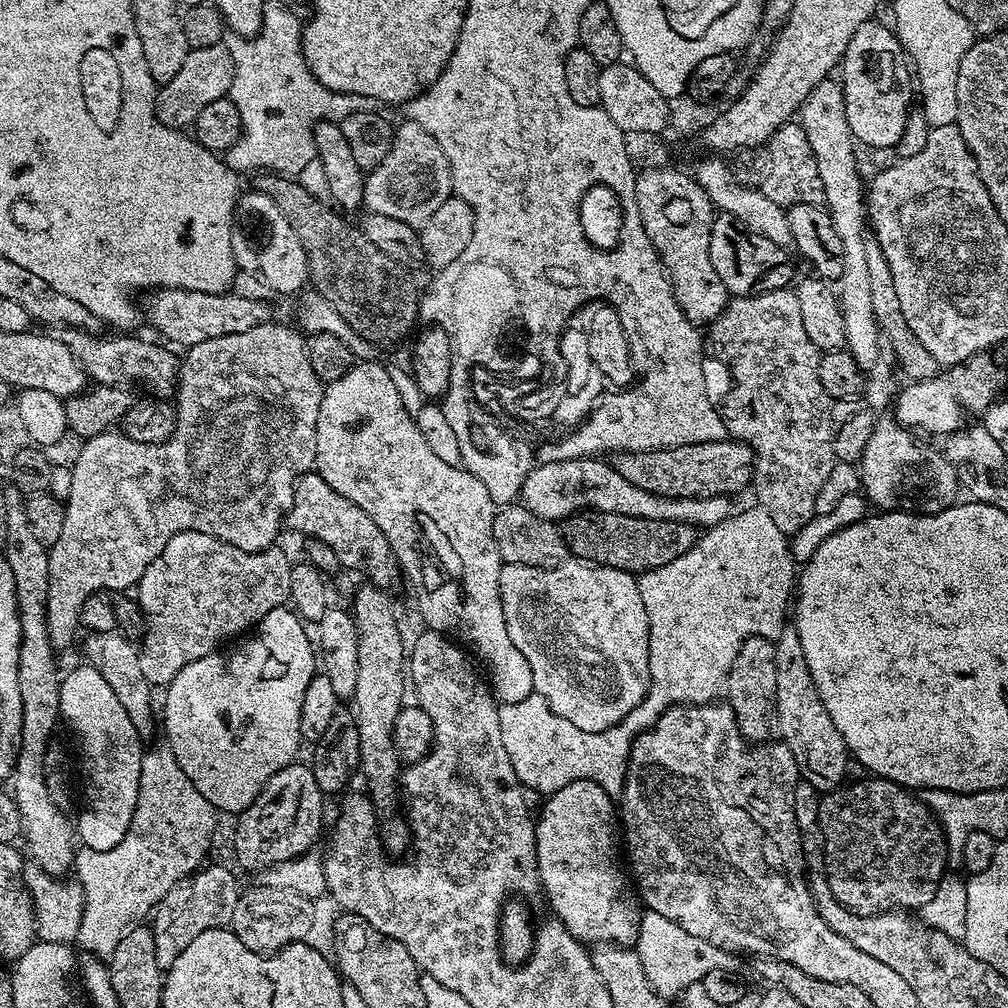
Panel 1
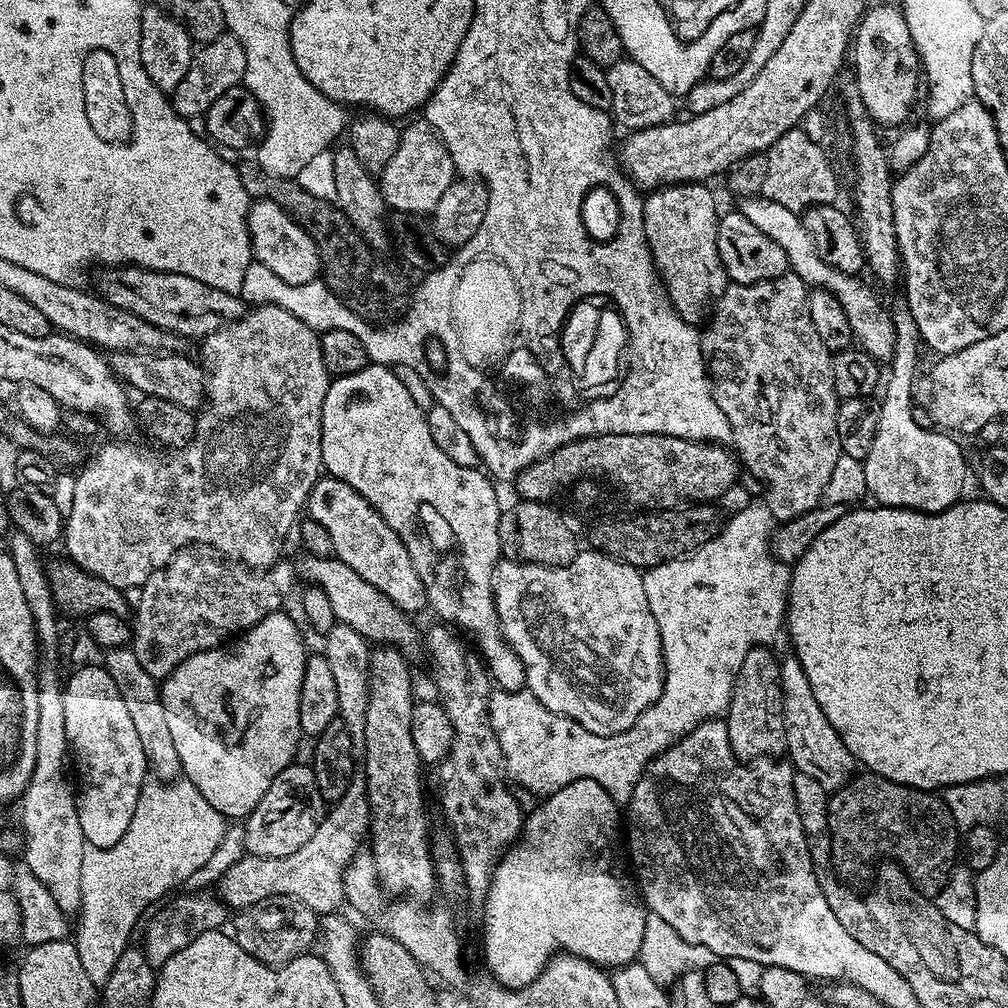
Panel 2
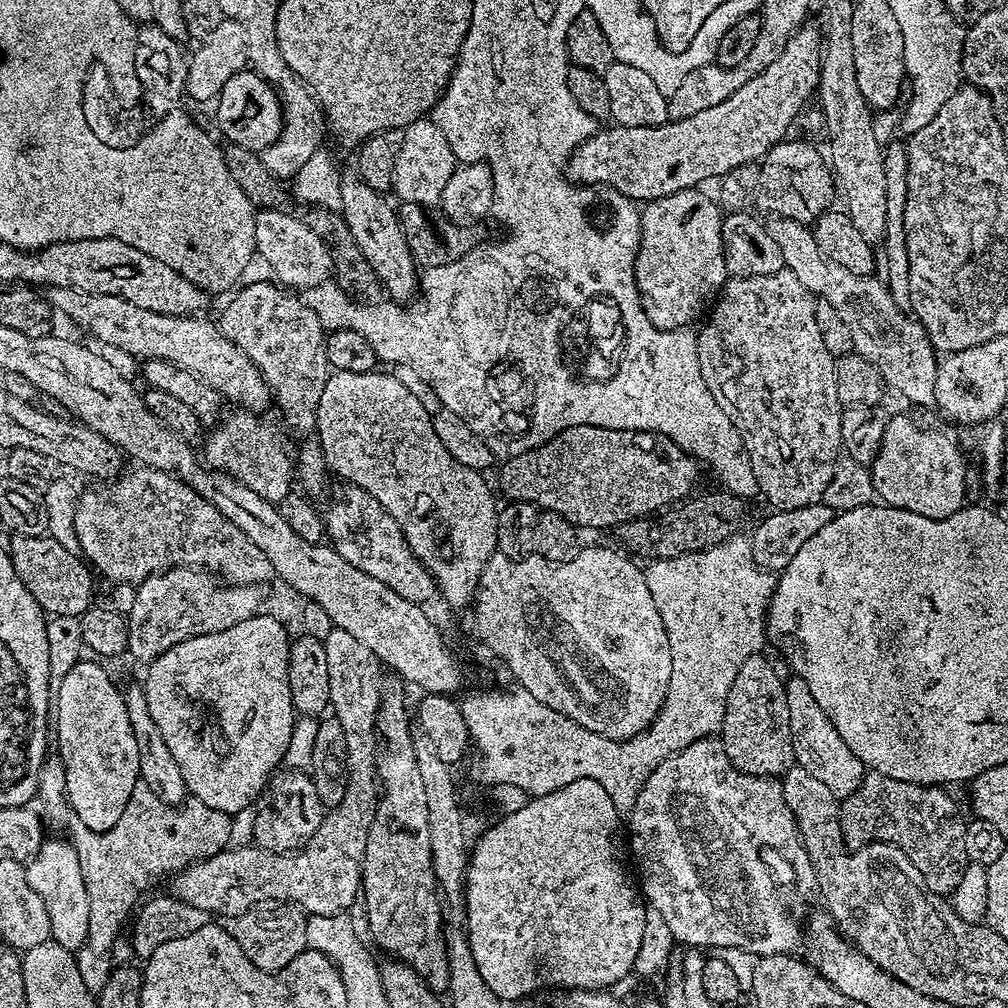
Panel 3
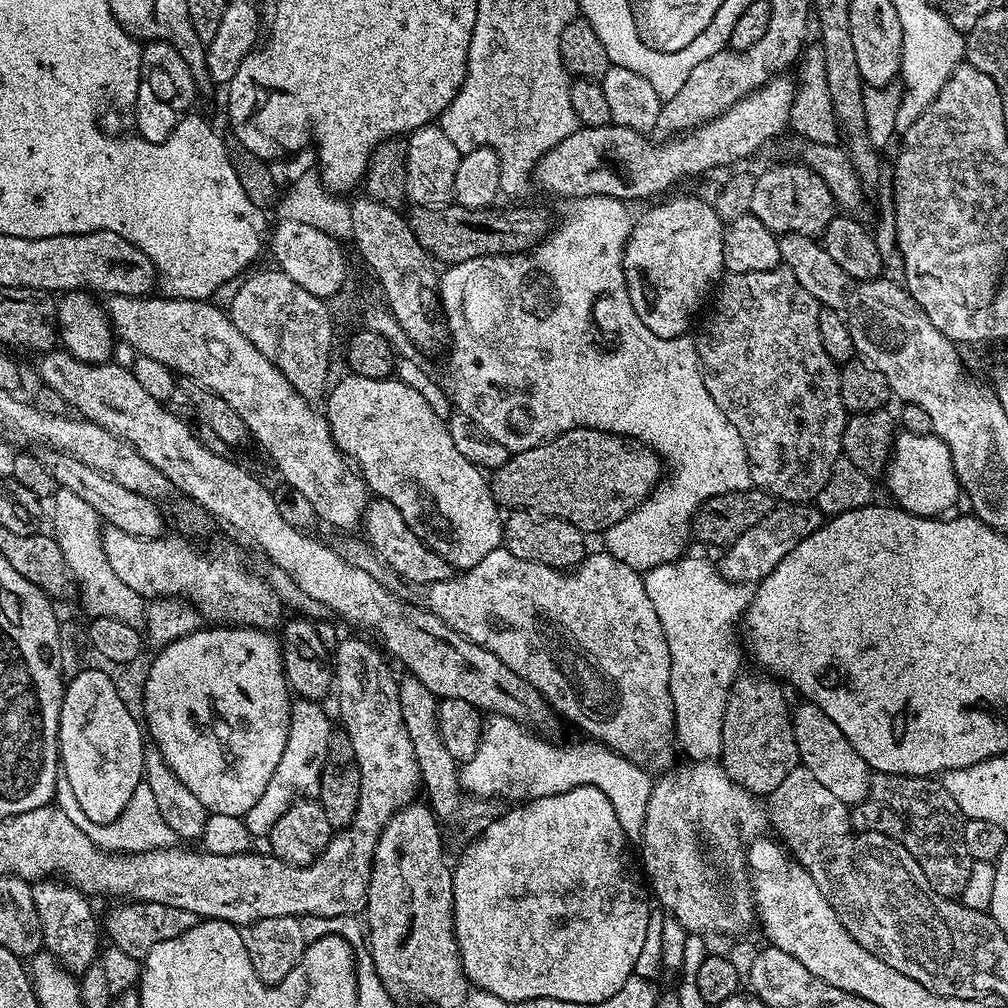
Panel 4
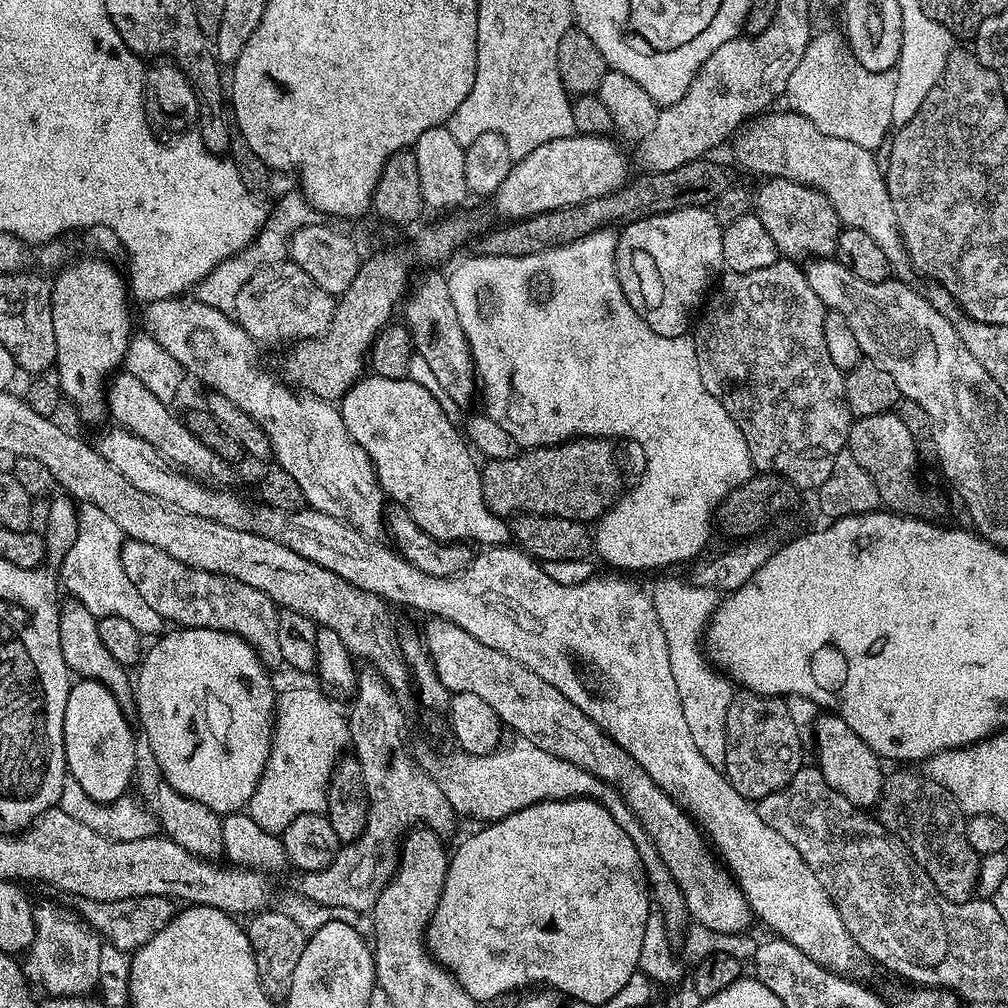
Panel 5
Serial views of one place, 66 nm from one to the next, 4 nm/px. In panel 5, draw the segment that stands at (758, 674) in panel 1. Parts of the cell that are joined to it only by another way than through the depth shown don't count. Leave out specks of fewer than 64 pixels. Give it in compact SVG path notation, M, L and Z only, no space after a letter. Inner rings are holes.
M747 690L741 691L739 694L733 695L730 702L730 710L726 710L726 758L724 759L722 771L728 777L728 781L734 786L734 790L738 790L738 794L742 794L746 799L755 802L766 798L766 794L774 794L778 790L782 790L792 781L794 774L798 774L798 770L805 767L804 748L800 745L800 739L802 739L802 733L800 729L794 726L794 718L790 718L790 710L783 699L775 696L760 696L757 692L749 692Z

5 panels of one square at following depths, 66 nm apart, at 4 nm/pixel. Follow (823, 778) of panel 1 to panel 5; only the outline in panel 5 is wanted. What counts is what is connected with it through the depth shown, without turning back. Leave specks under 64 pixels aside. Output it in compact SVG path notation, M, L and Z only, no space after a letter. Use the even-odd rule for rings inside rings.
M821 715L814 732L815 736L816 752L820 755L818 767L826 782L830 782L830 786L838 789L856 807L871 809L884 791L886 772L885 769L880 769L880 757L870 750L870 746L866 746L866 742L862 742L862 738L858 738L858 734L854 734L854 730L846 726L846 722L840 716Z

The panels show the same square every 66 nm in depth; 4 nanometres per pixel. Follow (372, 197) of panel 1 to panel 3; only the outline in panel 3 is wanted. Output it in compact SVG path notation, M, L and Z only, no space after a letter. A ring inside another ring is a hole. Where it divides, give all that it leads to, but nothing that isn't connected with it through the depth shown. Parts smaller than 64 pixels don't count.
M425 118L416 120L403 129L402 150L398 150L398 162L394 166L392 188L405 204L421 206L439 205L442 190L446 190L446 182L450 182L450 174L458 167L454 150L450 150L450 142L446 142L446 134L438 130L438 126Z

